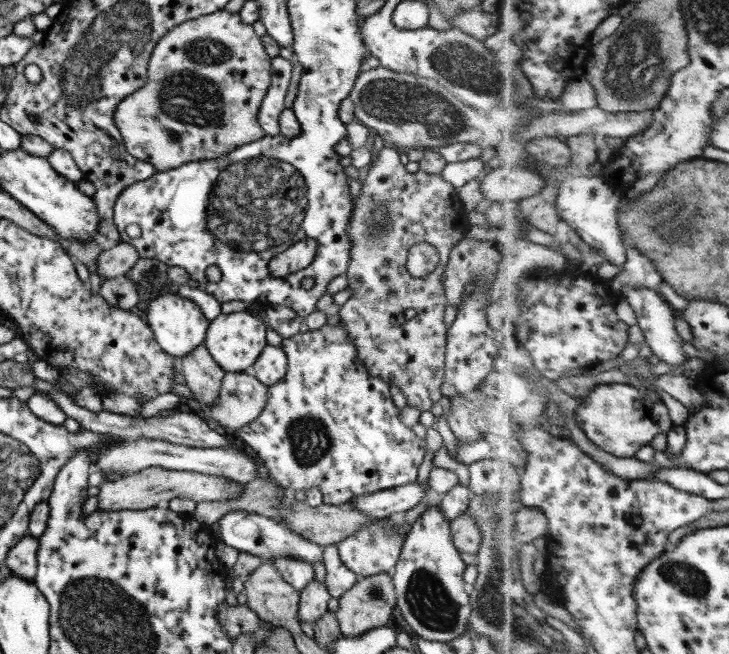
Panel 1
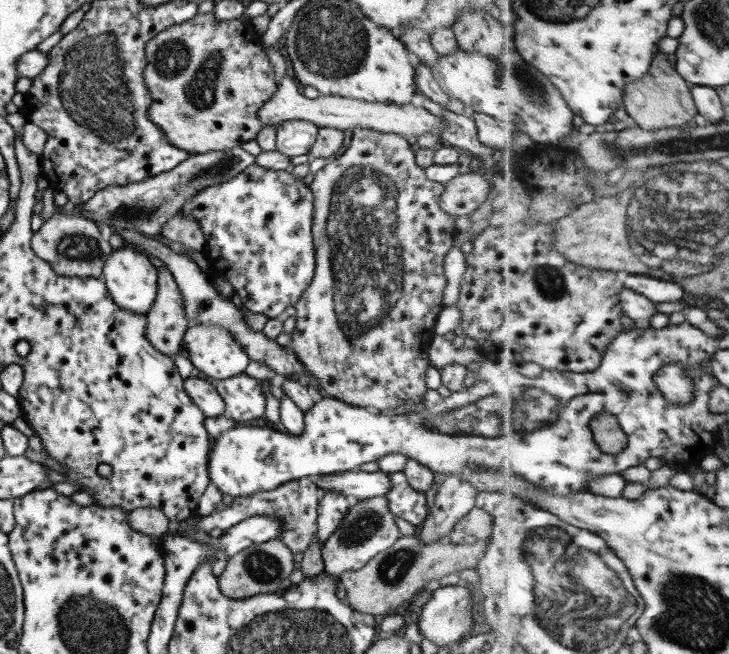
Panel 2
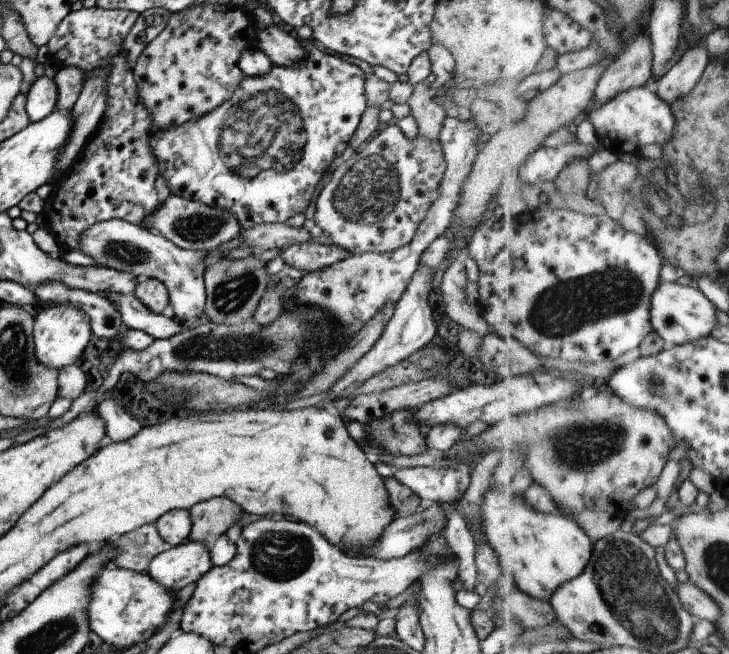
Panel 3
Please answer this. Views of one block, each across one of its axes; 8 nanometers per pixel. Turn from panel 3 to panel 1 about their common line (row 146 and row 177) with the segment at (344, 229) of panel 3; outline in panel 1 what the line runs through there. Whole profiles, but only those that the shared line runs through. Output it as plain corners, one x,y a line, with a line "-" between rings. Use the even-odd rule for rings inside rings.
384,146
378,152
378,158
371,162
372,166
366,174
366,178
362,180
362,194
353,200
353,209
351,212
351,219
347,228
347,233
351,238
350,260
347,271
345,272
348,278
347,288
351,288
352,294
350,298
341,306
336,314
336,321
343,322
343,326
347,330
348,336
357,348
357,358
368,371
370,376
381,378
387,385
394,388
399,388
402,394
406,396
406,403
409,407
417,408
420,411
437,410
439,401
444,397
441,394
441,389
445,373
445,350
447,343
447,328
444,323
444,309
447,306
447,298
445,297
445,290
441,281
441,274
445,271
450,251
452,247
467,233
470,227
471,220
469,219
469,212
463,209
461,204
458,189
454,188
449,182
446,182
439,174
428,174
427,172
418,170
415,173
406,171
406,167
400,161
400,152
402,150
396,146
-
419,242
427,242
436,247
439,254
439,263
437,267
427,274
423,279
414,279
409,277
407,272
407,254
409,248
418,244

